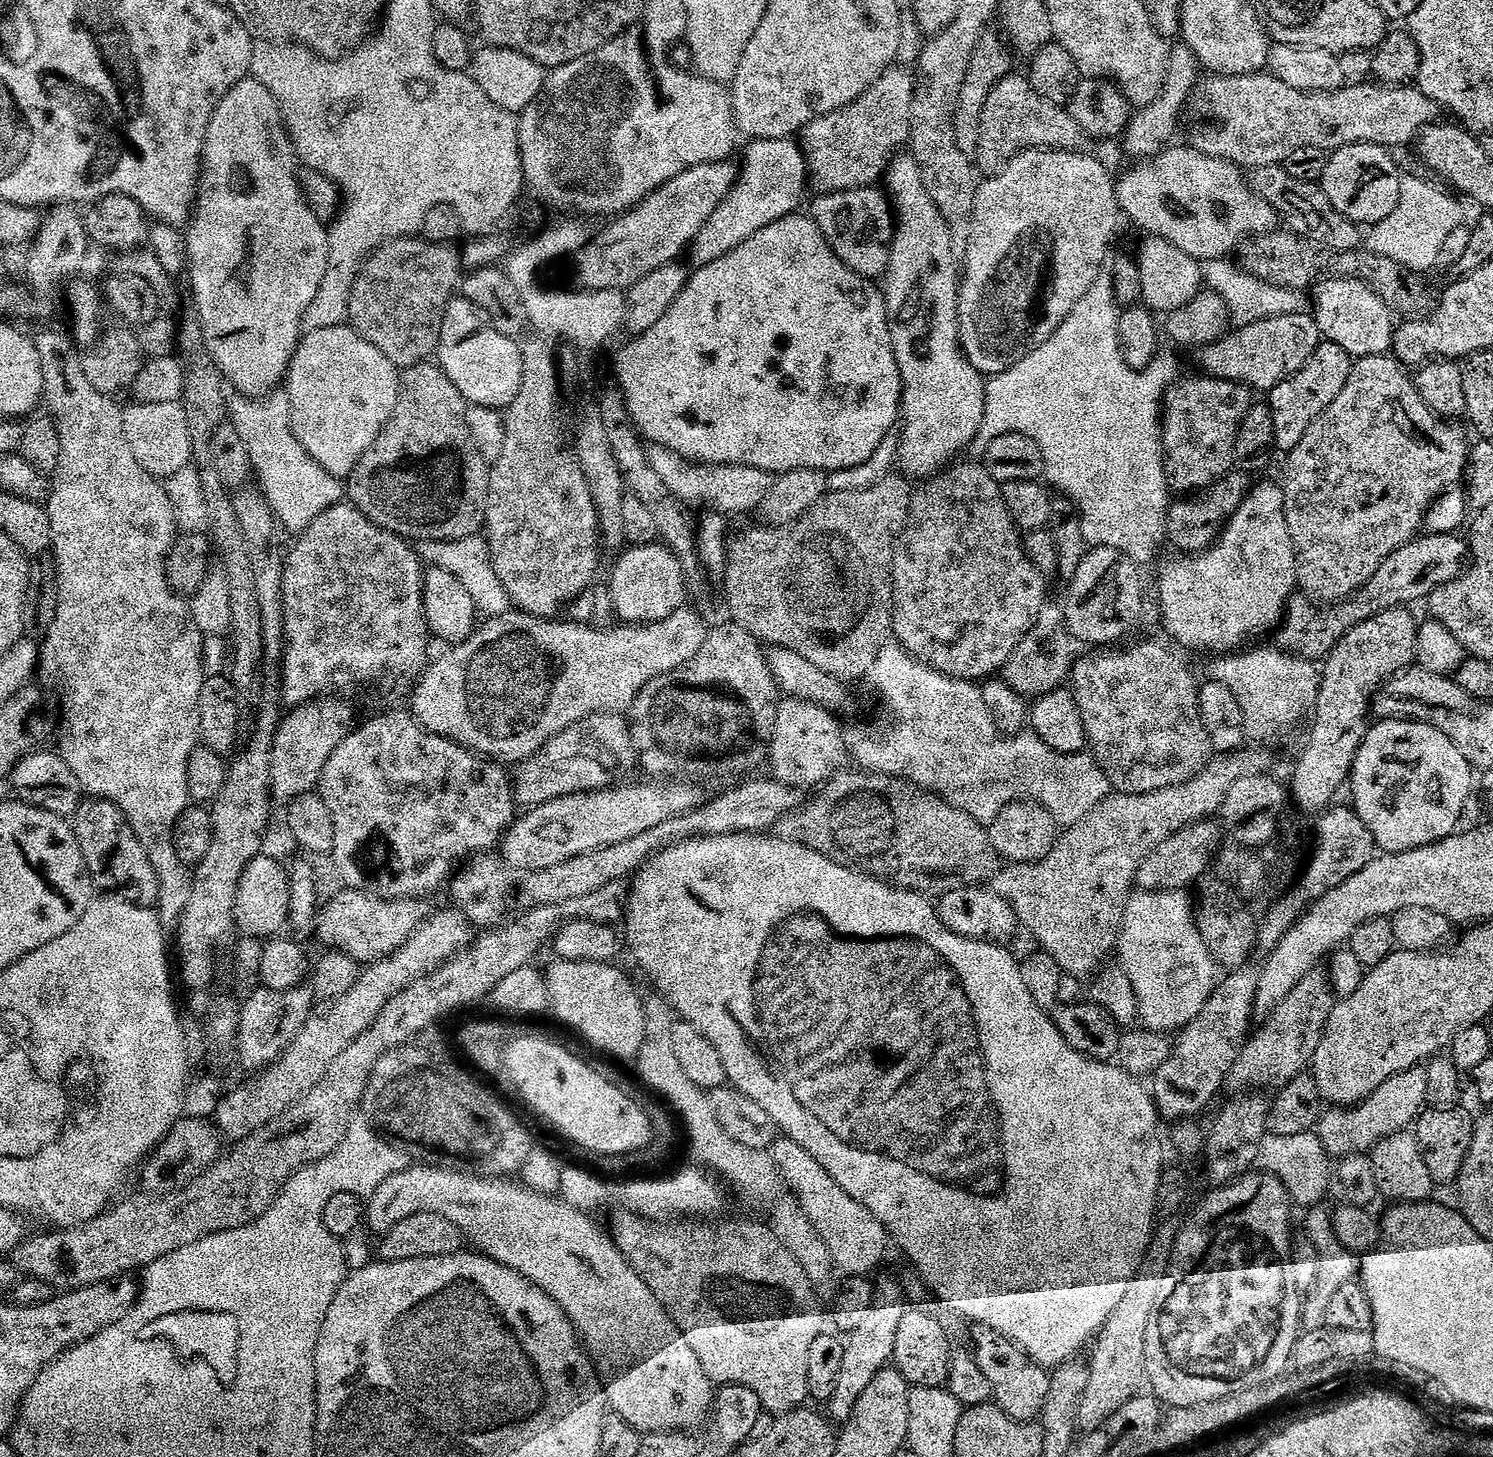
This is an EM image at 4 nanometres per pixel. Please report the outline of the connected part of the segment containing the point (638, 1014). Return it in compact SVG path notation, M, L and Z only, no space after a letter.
M557 959L555 963L546 969L551 1015L556 1015L562 1023L569 1024L576 1032L581 1032L594 1047L601 1048L612 1056L639 1056L646 1038L644 1002L641 993L636 993L635 986L628 981L627 974L616 968L615 963L566 962L562 959Z

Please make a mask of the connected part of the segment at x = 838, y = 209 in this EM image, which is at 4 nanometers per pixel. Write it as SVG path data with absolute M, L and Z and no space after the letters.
M871 186L849 192L826 192L817 195L812 204L811 219L834 250L834 254L850 270L854 270L865 280L875 281L888 270L894 213L891 203L879 187Z

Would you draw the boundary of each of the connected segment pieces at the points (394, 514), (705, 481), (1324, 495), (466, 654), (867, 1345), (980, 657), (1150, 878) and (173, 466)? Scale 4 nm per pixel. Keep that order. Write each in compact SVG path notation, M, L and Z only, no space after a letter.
M425 362L412 368L405 368L399 373L399 378L400 393L398 402L394 406L394 414L378 434L374 446L370 446L370 450L366 450L366 454L362 454L362 458L356 463L354 470L346 477L347 499L362 515L370 518L370 522L374 522L379 528L384 528L388 532L393 532L396 536L403 536L409 542L414 540L456 540L475 536L484 528L490 466L478 454L478 446L474 446L474 438L470 438L470 429L466 427L466 410L469 403L458 390L458 386L454 386L454 382L450 382L450 378L440 369L439 363Z
M653 447L648 453L648 461L654 466L654 471L662 477L662 482L670 486L670 494L674 494L686 506L692 504L709 504L709 509L729 517L740 516L743 512L755 513L759 504L769 494L774 483L773 473L766 470L758 470L758 466L742 466L741 464L698 464L689 462L677 452L671 452L669 448Z
M1392 354L1359 357L1353 363L1350 378L1346 378L1346 387L1342 389L1342 394L1338 394L1338 398L1334 398L1332 405L1316 419L1314 426L1310 426L1310 430L1306 430L1306 438L1302 438L1302 442L1298 442L1298 446L1294 446L1294 450L1287 453L1285 460L1288 461L1284 464L1282 487L1286 526L1290 526L1290 538L1294 542L1294 554L1296 555L1296 582L1299 591L1317 606L1338 604L1342 600L1355 596L1358 589L1366 586L1366 582L1370 582L1370 578L1374 578L1374 574L1378 574L1378 566L1382 566L1382 562L1386 562L1386 558L1390 558L1390 554L1394 554L1394 550L1398 550L1416 539L1424 527L1424 515L1428 513L1432 503L1447 488L1457 487L1465 479L1470 440L1464 437L1462 429L1455 428L1457 426L1455 423L1434 415L1428 409L1426 402L1422 402L1422 398L1418 394L1413 377L1407 376L1403 371L1407 372Z
M691 606L680 608L657 624L619 626L605 632L594 627L573 623L568 618L541 618L519 610L485 619L467 640L449 647L448 653L420 677L410 696L411 715L428 732L453 740L485 758L519 762L530 758L550 738L582 718L596 712L620 714L631 709L636 696L651 680L690 662L702 650L702 642L706 642L710 631Z
M884 1276L881 1280L877 1279L875 1285L874 1306L870 1306L864 1321L854 1331L847 1333L844 1340L846 1354L842 1358L842 1371L834 1394L826 1401L827 1415L836 1422L847 1422L851 1418L854 1406L858 1406L858 1398L866 1394L870 1382L874 1382L880 1371L892 1364L894 1341L902 1322L902 1314L910 1307L909 1301L904 1301L903 1286L894 1277Z
M953 463L943 472L923 481L915 489L912 498L912 508L908 512L908 521L904 524L904 530L900 533L900 539L896 541L896 553L892 563L892 631L895 643L907 650L914 659L922 662L926 667L941 672L943 676L949 676L955 680L971 680L983 682L995 677L1003 669L1004 664L1014 654L1018 642L1026 638L1028 631L1034 626L1034 618L1042 610L1042 606L1049 599L1049 581L1026 558L1026 550L1022 543L1022 533L1016 527L1014 518L1004 501L1004 489L1001 484L984 469L983 463L960 464Z
M1212 818L1187 824L1178 830L1178 834L1170 834L1170 838L1158 842L1140 863L1135 887L1140 892L1184 892L1191 889L1209 875L1208 867L1211 866L1212 859L1221 855L1220 836L1222 837L1221 825Z
M132 402L129 408L123 409L126 442L130 442L130 450L134 454L138 466L157 478L173 476L189 467L193 459L189 427L186 424L186 414L181 403L150 402L142 404Z

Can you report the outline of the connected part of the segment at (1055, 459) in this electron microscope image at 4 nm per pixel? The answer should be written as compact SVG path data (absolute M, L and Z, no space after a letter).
M1105 266L1047 342L987 381L986 410L974 448L982 454L994 438L1011 432L1034 438L1038 450L1042 450L1047 483L1076 503L1089 545L1112 547L1135 562L1142 562L1150 559L1166 540L1164 520L1168 516L1170 489L1164 482L1162 405L1168 385L1178 373L1175 358L1167 354L1157 356L1149 368L1140 372L1126 366L1120 353L1117 315L1114 278L1111 267Z

